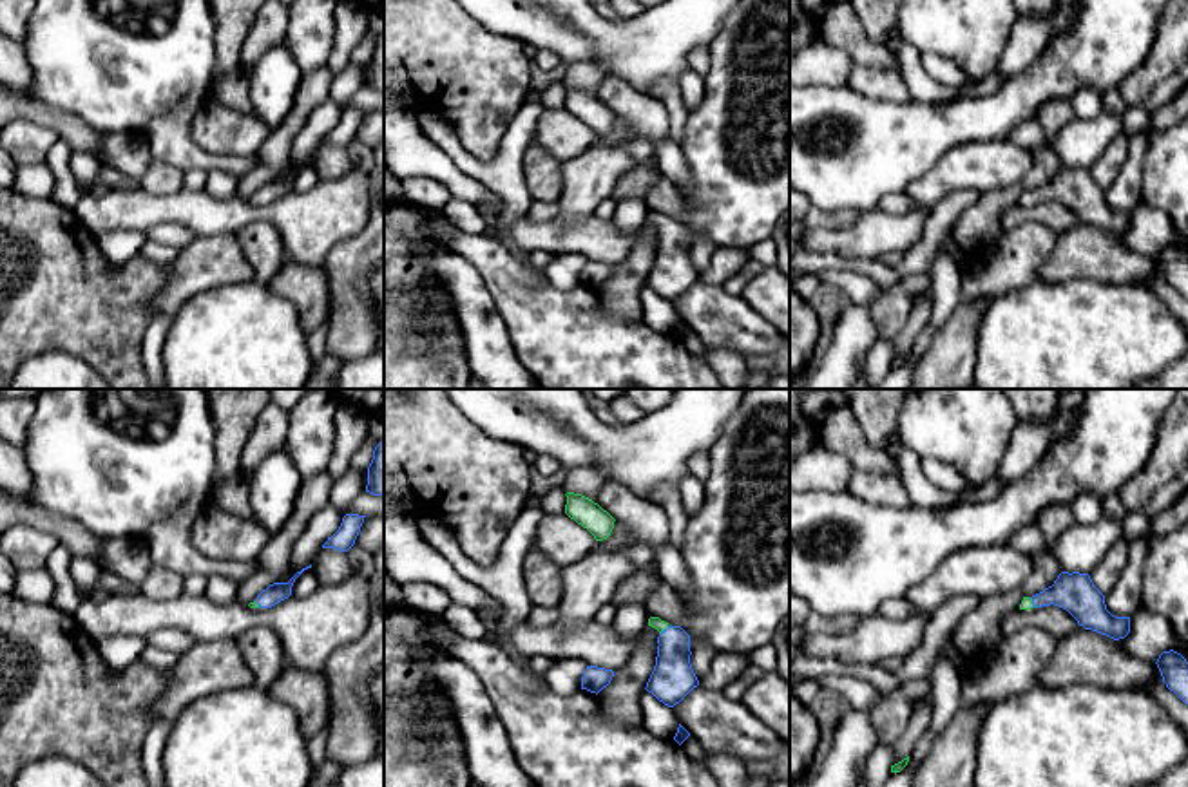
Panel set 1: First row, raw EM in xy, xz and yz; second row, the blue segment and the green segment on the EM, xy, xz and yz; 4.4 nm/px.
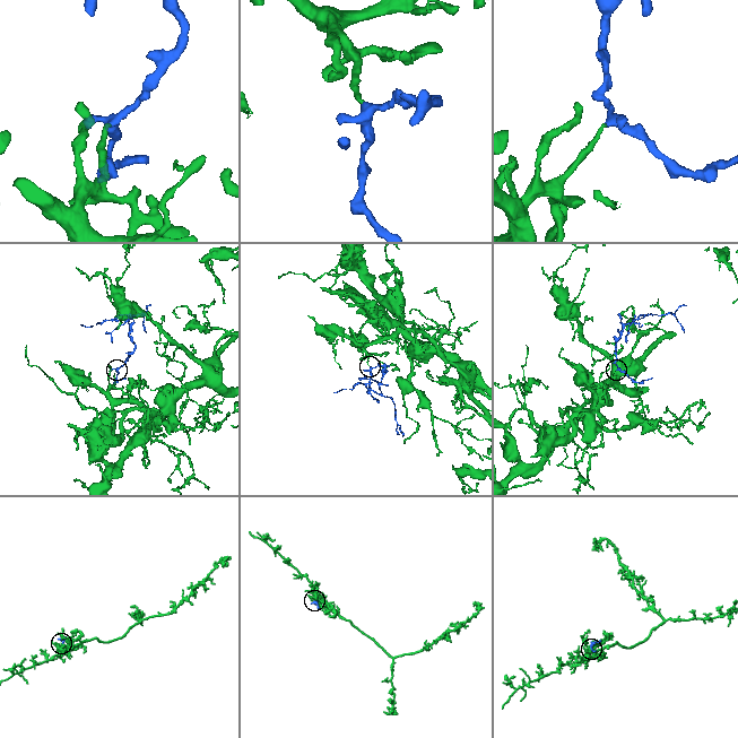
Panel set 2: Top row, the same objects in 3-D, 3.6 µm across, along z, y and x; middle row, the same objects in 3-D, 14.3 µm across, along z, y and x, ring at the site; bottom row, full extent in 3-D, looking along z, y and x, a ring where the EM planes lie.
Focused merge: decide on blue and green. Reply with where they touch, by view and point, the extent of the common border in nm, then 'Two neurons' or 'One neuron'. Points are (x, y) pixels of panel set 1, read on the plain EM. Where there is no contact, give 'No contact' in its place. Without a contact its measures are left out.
Touches blue at xz (665, 225). Shared border 60 nm. One neuron

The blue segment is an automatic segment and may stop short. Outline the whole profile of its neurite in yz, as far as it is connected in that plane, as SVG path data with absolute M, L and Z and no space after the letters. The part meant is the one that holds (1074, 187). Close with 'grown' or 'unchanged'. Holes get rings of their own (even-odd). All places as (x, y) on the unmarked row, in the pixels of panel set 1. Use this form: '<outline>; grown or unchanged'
M1061 166L1052 181L1032 192L1023 192L1020 204L1050 199L1067 204L1085 224L1114 235L1130 228L1130 212L1116 212L1107 204L1105 190L1094 181L1088 168Z; grown

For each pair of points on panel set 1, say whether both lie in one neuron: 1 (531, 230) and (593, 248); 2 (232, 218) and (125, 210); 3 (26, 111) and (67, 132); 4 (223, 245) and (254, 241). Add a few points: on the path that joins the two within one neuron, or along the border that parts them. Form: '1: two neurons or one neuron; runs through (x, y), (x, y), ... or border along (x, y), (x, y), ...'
1: one neuron; runs through (546, 236), (578, 239)
2: one neuron; runs through (205, 216), (200, 210), (153, 210)
3: one neuron; runs through (37, 113), (57, 122)
4: two neurons; border along (234, 234), (252, 268), (254, 279)

